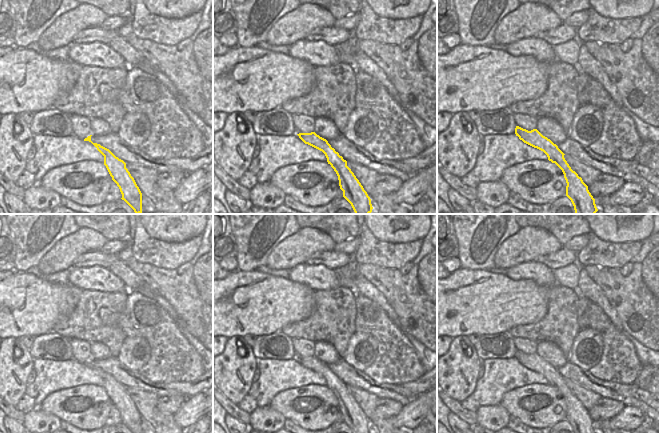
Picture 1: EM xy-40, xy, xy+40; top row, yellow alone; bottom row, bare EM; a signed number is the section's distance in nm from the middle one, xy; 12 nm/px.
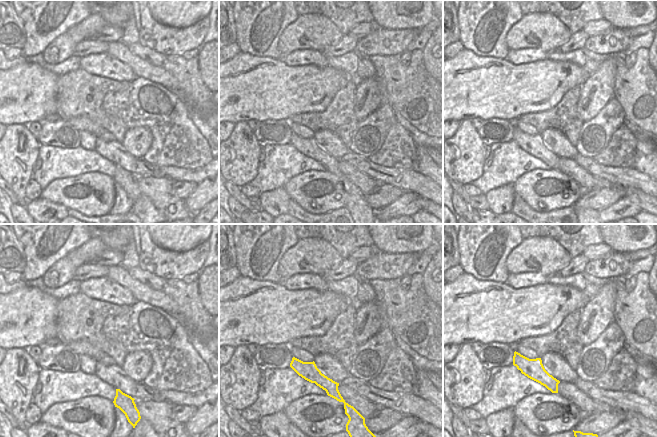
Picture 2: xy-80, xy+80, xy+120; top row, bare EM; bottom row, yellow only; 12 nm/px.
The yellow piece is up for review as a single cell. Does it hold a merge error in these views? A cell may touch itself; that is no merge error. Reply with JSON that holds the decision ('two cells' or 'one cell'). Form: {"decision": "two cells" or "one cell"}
{"decision": "one cell"}

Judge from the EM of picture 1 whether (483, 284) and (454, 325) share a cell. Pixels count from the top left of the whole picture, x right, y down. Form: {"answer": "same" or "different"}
{"answer": "same"}

